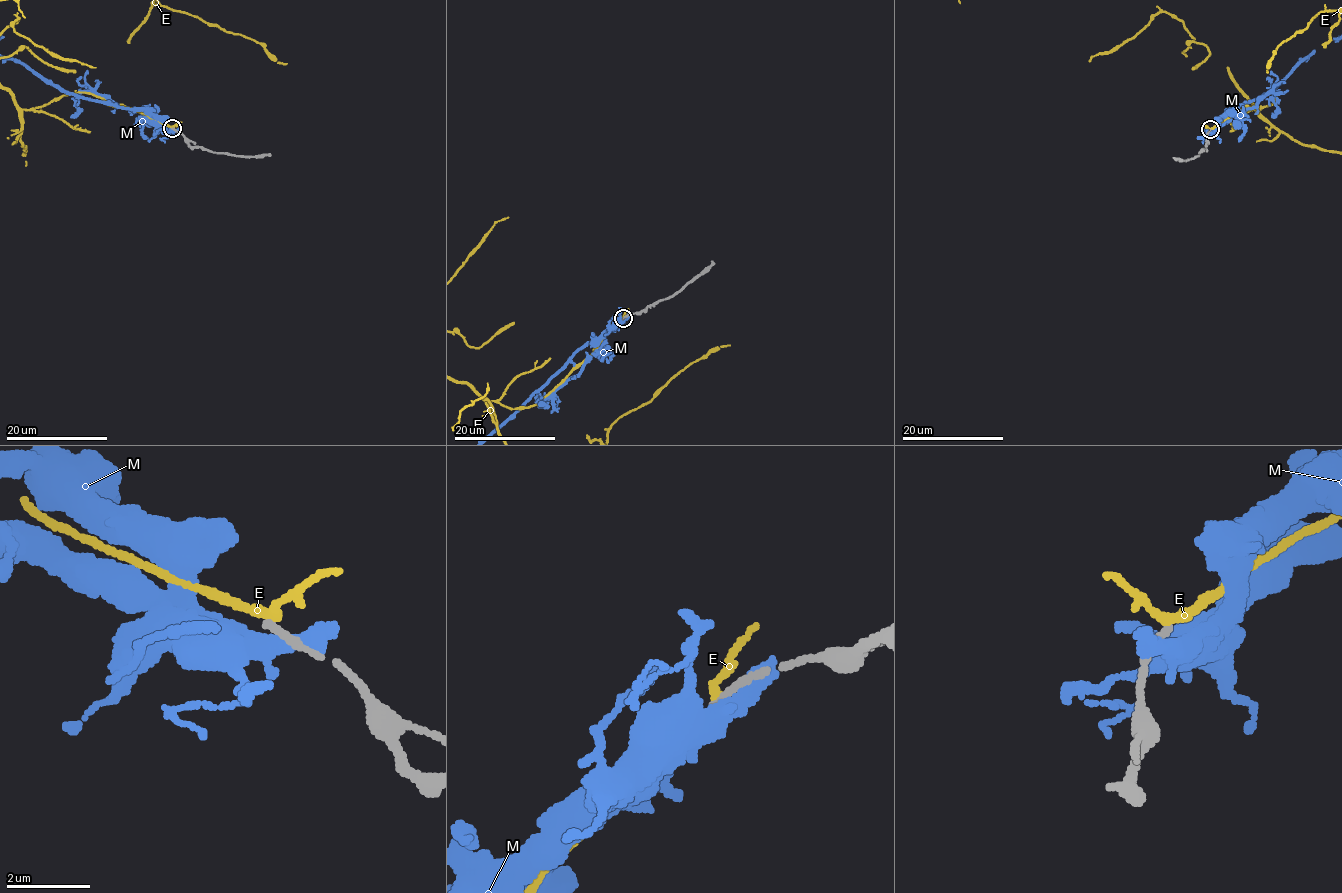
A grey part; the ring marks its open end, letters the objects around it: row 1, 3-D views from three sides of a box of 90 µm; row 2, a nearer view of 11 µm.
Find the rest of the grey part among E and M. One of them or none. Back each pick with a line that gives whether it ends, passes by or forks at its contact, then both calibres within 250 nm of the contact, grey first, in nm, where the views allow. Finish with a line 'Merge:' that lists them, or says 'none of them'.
Merge: none of them

